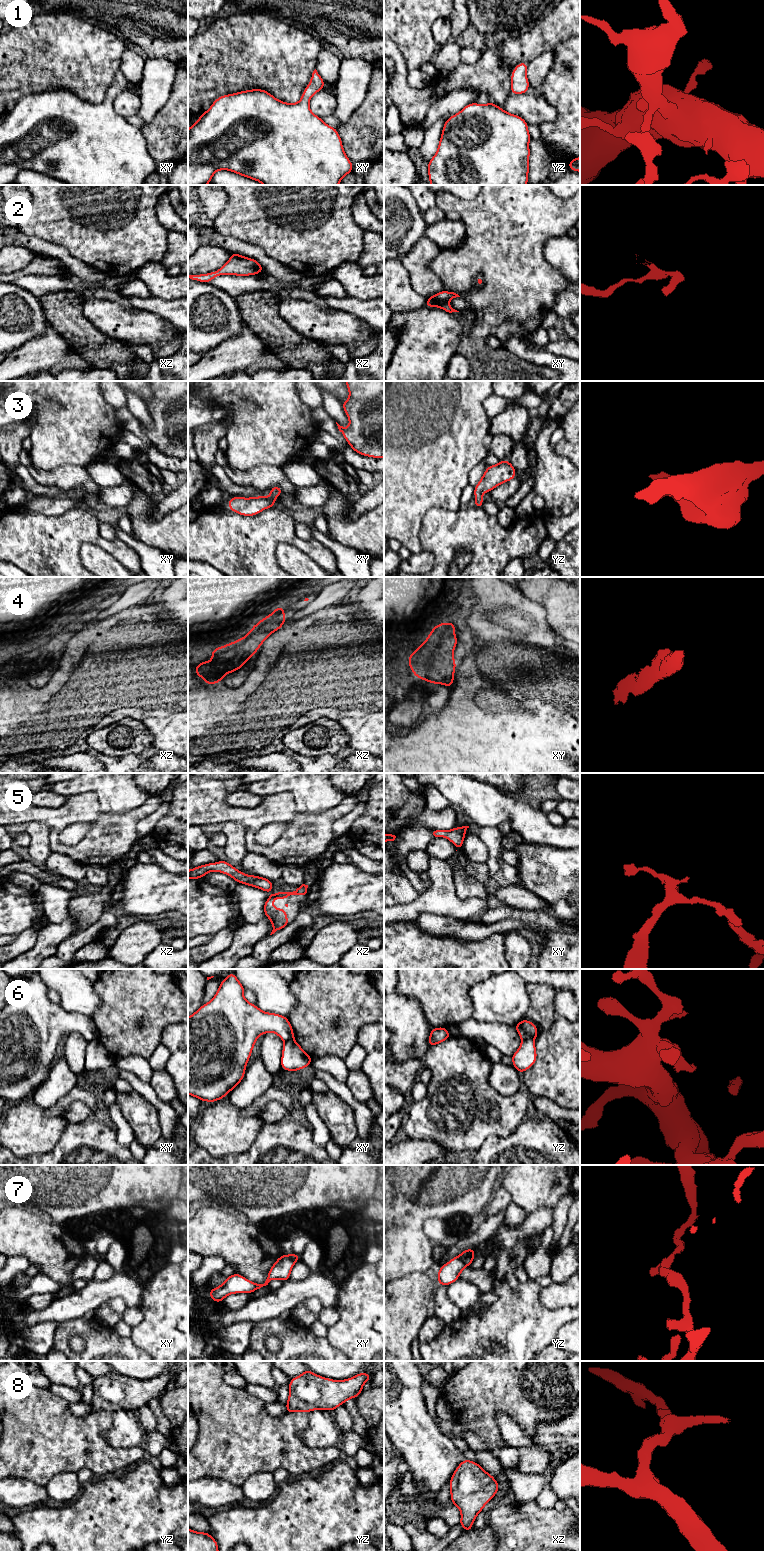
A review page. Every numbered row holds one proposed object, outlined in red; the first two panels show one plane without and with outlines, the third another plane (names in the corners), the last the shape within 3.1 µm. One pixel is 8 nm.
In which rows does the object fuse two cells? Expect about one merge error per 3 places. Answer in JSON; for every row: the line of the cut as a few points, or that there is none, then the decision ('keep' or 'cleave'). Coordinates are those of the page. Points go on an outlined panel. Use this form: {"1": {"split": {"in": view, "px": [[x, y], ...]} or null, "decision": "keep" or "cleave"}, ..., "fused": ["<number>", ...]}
{"1": {"split": null, "decision": "keep"}, "2": {"split": {"in": "xy", "px": [[429, 298], [447, 301]]}, "decision": "cleave"}, "3": {"split": null, "decision": "keep"}, "4": {"split": null, "decision": "keep"}, "5": {"split": null, "decision": "keep"}, "6": {"split": {"in": "yz", "px": [[533, 1038], [522, 1040]]}, "decision": "cleave"}, "7": {"split": {"in": "yz", "px": [[459, 1255], [466, 1265]]}, "decision": "cleave"}, "8": {"split": null, "decision": "keep"}, "fused": ["2", "6", "7"]}

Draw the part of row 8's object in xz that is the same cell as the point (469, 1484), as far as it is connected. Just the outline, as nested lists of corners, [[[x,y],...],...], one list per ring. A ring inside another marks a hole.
[[[464,1458],[455,1469],[450,1482],[451,1503],[457,1506],[461,1513],[458,1525],[465,1529],[465,1533],[472,1530],[472,1524],[484,1506],[493,1499],[499,1490],[499,1483],[486,1472],[478,1463]]]

